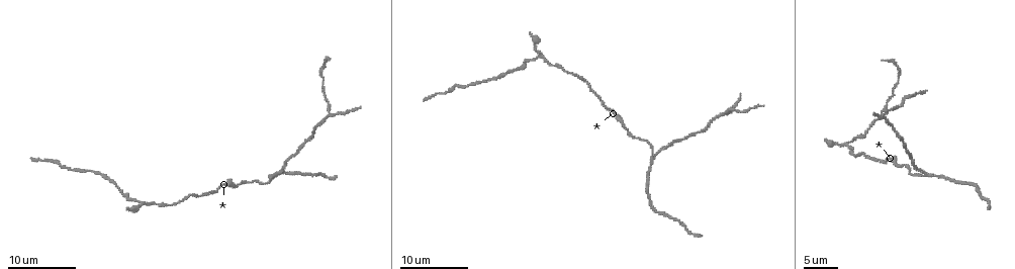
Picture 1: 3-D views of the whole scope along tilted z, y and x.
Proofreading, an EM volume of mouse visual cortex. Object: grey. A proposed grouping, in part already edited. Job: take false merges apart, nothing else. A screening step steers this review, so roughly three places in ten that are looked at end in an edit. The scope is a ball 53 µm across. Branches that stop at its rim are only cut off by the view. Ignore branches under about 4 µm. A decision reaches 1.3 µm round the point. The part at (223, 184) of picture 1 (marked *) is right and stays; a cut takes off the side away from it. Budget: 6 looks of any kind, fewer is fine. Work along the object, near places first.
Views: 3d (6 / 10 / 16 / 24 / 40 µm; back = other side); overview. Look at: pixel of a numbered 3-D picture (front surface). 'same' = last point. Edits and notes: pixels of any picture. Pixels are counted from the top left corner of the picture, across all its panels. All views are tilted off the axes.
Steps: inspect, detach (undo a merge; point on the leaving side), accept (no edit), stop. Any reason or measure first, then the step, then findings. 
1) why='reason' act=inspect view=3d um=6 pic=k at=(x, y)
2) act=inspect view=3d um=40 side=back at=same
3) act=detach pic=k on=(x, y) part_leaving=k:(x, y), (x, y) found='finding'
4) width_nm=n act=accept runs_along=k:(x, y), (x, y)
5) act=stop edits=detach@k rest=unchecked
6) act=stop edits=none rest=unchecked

why='calibre changes' act=inspect view=3d um=16 pic=1 at=(238, 185)

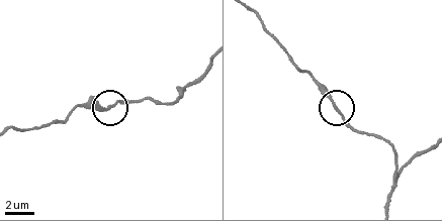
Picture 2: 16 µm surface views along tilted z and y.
why='zoom in' act=inspect view=3d um=10 pic=2 at=(335, 104)

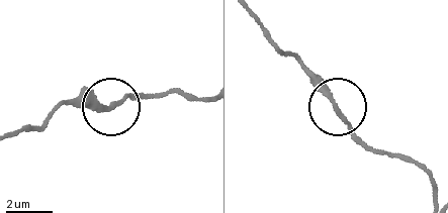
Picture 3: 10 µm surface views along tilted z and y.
act=accept runs_along=3:(67, 102), (109, 106), (133, 93), (152, 96) found='one neuron here'

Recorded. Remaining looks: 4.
why='three-way junction' act=inspect view=3d um=16 pic=1 at=(730, 109)

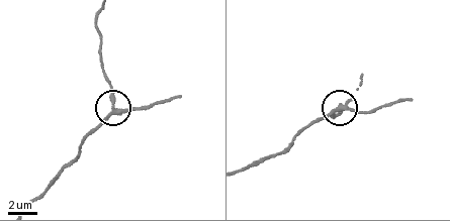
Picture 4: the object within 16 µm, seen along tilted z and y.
act=inspect view=3d um=6 pic=4 at=(341, 108)

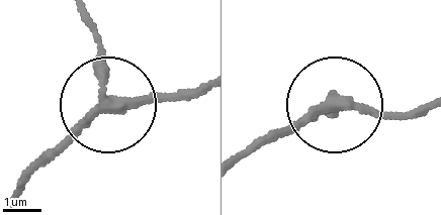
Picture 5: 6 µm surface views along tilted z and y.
act=inspect view=3d um=6 side=back pic=5 at=(338, 103)

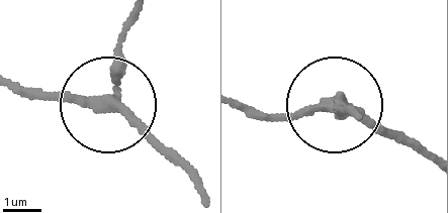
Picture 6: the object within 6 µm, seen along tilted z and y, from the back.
width_nm=240 act=accept found='all the same neuron'

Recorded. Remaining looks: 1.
act=stop edits=none rest=unchecked

